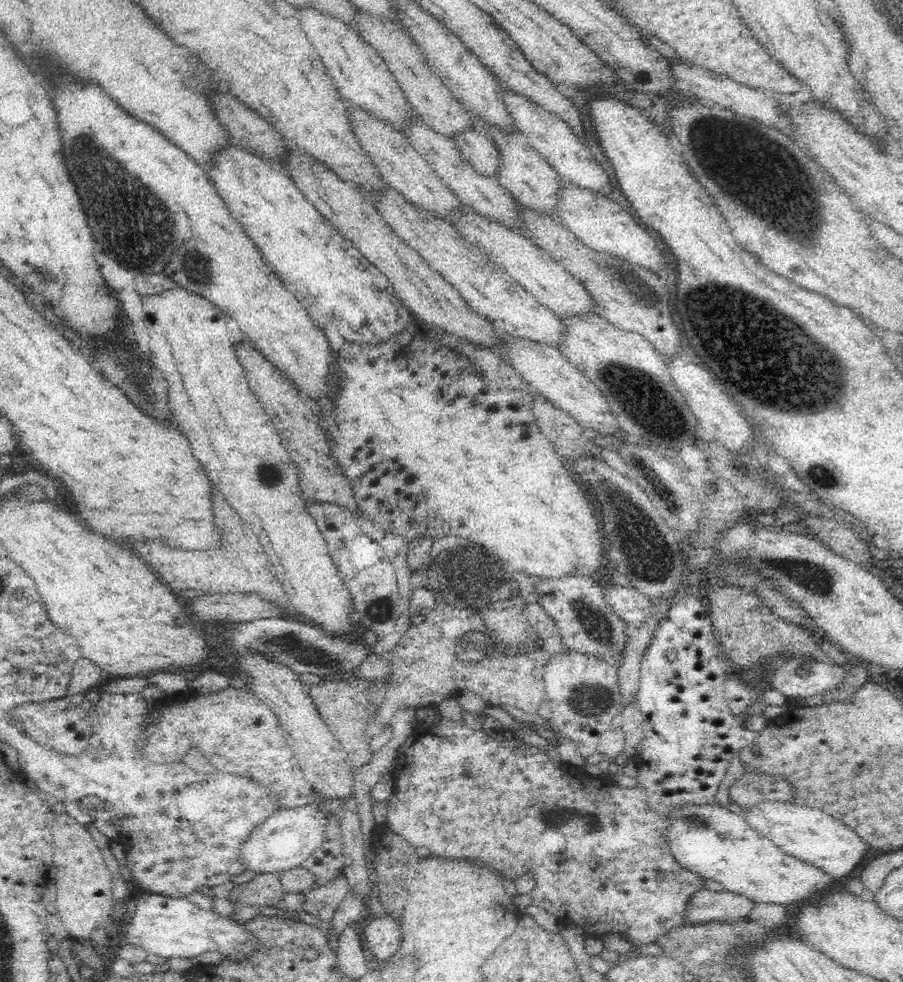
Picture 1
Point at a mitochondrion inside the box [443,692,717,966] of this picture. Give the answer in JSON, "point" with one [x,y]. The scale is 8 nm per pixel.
{"point":[566,819]}

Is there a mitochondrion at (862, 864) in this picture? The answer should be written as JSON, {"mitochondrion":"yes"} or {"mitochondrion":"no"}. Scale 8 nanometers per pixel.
{"mitochondrion":"no"}

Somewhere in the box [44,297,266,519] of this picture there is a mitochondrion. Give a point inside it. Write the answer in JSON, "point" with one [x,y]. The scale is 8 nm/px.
{"point":[141,381]}

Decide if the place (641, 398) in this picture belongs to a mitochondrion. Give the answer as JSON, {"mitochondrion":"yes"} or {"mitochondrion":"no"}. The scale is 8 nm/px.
{"mitochondrion":"yes"}

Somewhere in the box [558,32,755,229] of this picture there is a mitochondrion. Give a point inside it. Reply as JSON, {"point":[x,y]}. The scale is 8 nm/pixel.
{"point":[710,141]}

